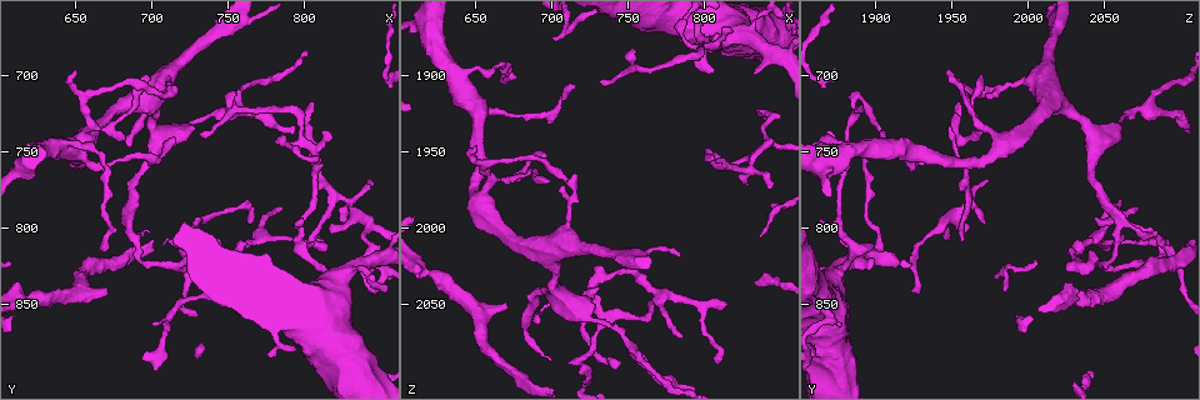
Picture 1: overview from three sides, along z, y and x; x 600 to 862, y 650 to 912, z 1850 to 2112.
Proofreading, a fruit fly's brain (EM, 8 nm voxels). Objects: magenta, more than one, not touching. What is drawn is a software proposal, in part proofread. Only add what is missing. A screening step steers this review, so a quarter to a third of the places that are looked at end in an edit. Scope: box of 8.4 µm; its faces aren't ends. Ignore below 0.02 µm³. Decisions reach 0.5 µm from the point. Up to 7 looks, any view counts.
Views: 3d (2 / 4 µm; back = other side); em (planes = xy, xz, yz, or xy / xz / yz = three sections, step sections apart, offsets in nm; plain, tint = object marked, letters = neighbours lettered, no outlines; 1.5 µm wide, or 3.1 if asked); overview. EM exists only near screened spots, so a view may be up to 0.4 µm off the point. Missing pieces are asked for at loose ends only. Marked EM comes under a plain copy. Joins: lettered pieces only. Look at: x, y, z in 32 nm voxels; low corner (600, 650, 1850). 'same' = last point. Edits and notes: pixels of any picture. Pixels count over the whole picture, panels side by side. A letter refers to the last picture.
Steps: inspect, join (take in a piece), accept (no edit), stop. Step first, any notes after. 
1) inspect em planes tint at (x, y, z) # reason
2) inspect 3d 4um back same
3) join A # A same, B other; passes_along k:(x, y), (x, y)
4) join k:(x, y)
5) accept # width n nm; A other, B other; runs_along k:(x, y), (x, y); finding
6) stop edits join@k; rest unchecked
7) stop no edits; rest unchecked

inspect 3d 4um at (750, 722, 1886) # thin end

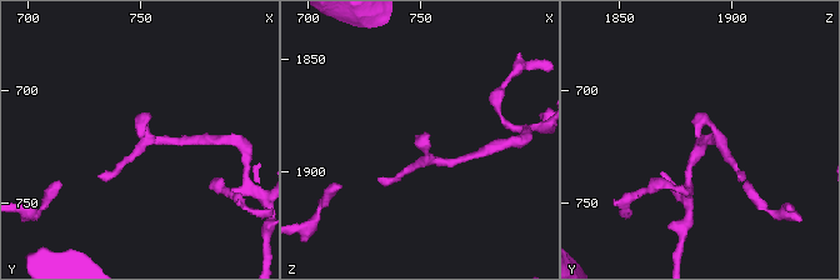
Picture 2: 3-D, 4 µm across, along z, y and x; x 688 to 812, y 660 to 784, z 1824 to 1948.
inspect em planes letters at (749, 720, 1885)

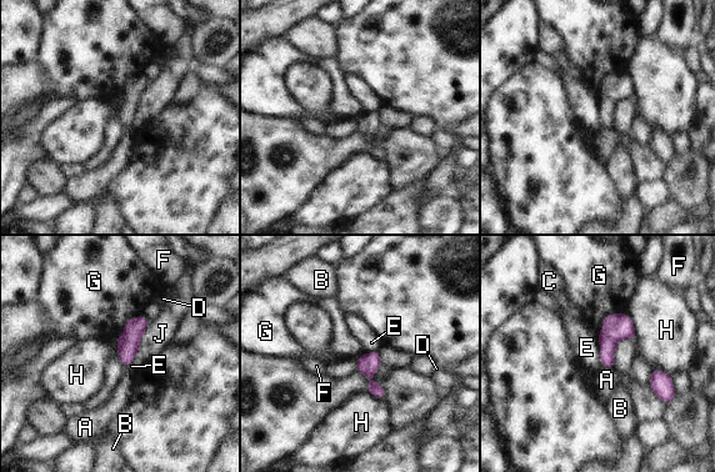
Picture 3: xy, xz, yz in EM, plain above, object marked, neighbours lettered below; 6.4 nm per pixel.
accept # longest_contact G 380 nm; A other, B other, C other, D other, E other, F other, G other, H other, J other; border 3:(626, 314), (634, 327), (635, 341); none of them fits

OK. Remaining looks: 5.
inspect 3d 2um at (808, 810, 2088) # thin end

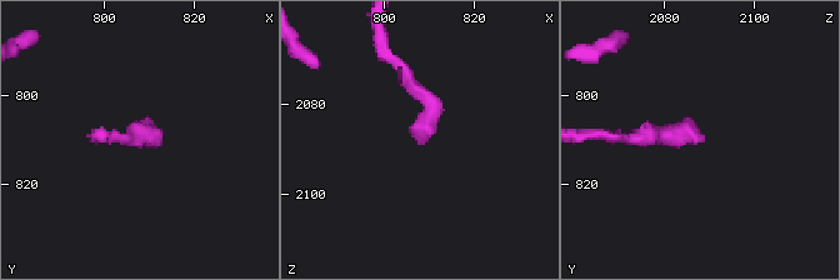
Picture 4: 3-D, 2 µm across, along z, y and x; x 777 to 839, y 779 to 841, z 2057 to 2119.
inspect em planes letters at (808, 810, 2089)

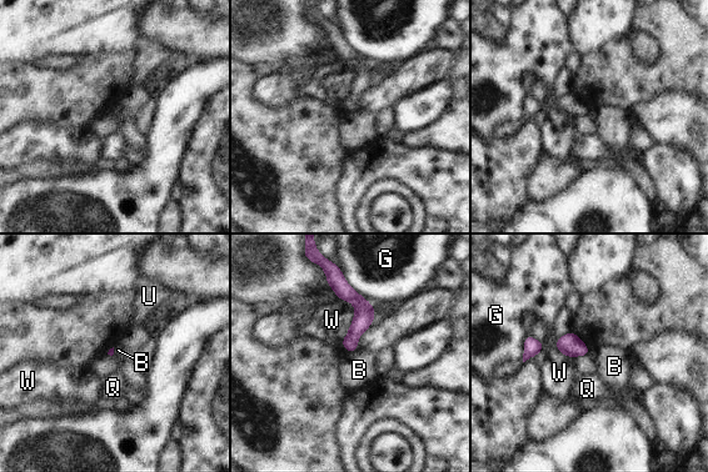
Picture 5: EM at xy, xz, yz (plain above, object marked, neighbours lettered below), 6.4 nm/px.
accept # B other, G other, Q other, U other, W other; border 5:(358, 350), (349, 354); no lettered piece goes on from it

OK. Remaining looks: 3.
inspect em xy step 4 letters at (850, 842, 1928) # free end

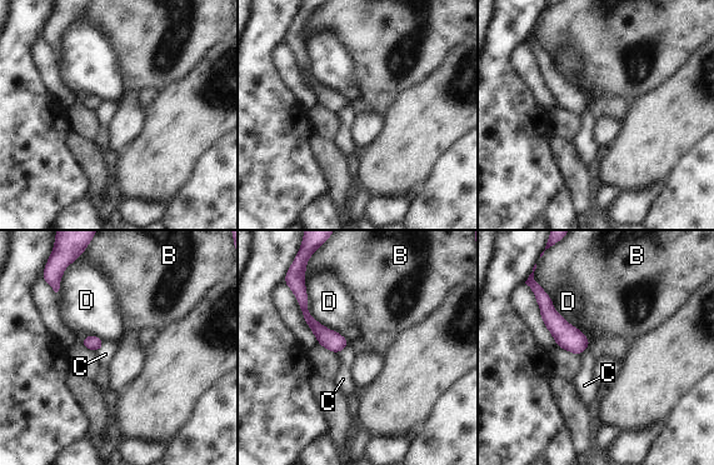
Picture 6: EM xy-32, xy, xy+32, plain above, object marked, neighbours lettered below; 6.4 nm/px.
accept # B other, C other, D other; border 6:(540, 285), (550, 298); none of them fits

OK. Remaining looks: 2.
stop no edits; rest unchecked

